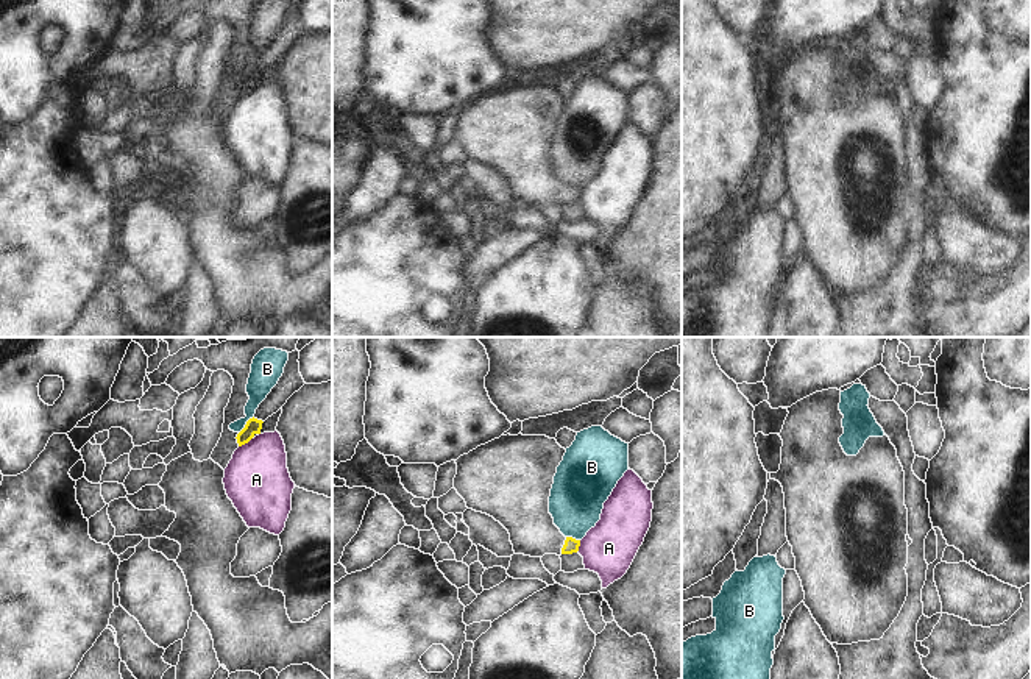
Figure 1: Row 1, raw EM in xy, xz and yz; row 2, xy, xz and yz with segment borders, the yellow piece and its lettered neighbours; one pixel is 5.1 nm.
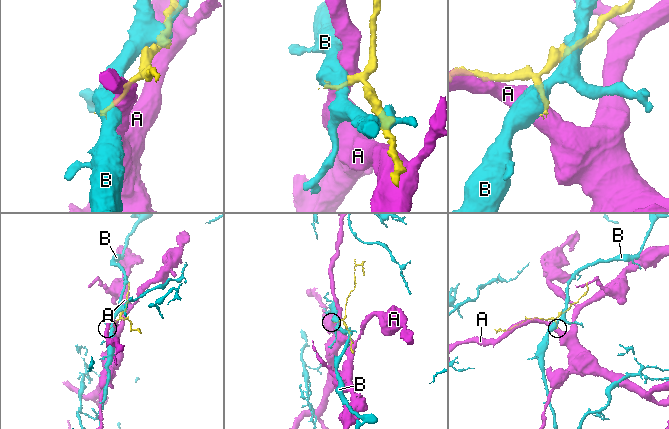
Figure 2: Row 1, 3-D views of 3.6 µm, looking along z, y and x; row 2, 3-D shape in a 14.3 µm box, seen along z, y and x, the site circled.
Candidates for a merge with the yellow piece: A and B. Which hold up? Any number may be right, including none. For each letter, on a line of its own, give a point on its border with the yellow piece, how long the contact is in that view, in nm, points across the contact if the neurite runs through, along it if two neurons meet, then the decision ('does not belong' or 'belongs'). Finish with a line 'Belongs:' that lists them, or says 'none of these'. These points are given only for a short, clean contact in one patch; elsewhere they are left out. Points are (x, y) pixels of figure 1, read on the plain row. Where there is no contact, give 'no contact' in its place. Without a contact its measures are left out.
A: xy (245, 92) | 90 nm | does not belong
B: xy (245, 75) | 120 nm | does not belong
Belongs: none of these

